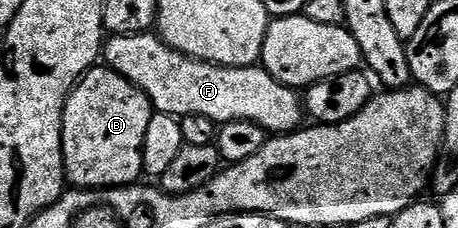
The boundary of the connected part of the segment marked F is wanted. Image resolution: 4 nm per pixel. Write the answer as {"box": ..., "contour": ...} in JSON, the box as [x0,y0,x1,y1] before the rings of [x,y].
{"box":[102,31,306,134],"contour":[[[151,31],[136,32],[133,36],[109,35],[102,49],[102,60],[107,67],[122,74],[122,78],[126,78],[139,92],[146,94],[155,111],[165,112],[177,118],[201,116],[210,118],[218,126],[241,120],[254,122],[269,134],[287,134],[297,131],[302,124],[300,119],[305,119],[306,116],[301,93],[278,82],[263,66],[227,68],[208,64],[204,60],[196,60],[193,56],[183,56],[182,53],[175,52],[169,44],[160,39],[159,35]]]}

